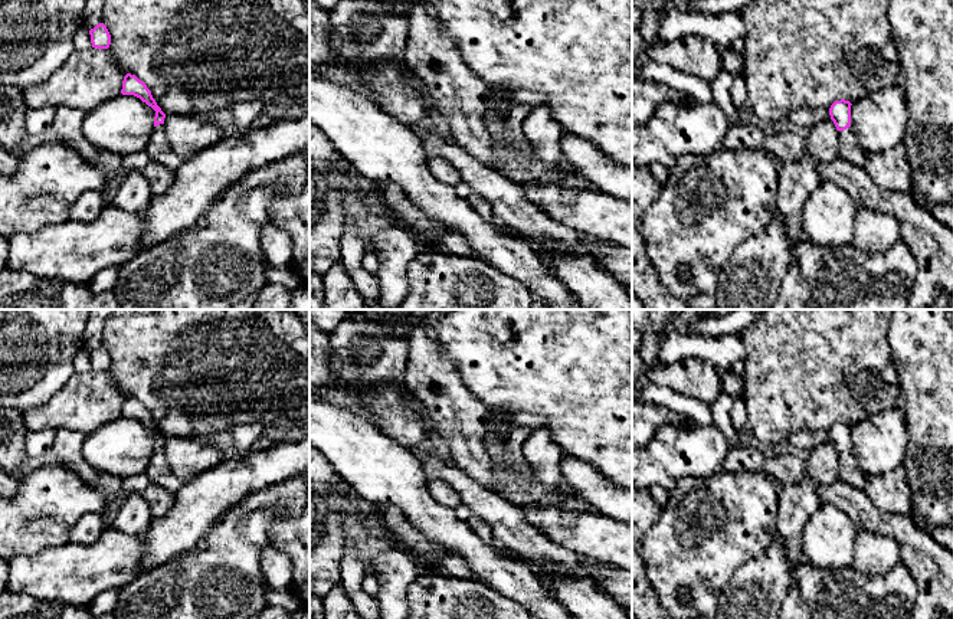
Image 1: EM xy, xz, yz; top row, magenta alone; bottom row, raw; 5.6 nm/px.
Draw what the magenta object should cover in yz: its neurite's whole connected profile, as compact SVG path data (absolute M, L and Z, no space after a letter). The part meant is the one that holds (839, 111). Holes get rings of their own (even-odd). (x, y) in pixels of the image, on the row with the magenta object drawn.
M845 99L835 101L829 108L829 115L838 130L839 157L864 168L865 151L851 125L851 105L852 104Z

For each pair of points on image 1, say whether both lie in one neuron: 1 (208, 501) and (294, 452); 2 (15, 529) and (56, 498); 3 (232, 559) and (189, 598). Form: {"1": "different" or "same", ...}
{"1": "same", "2": "same", "3": "same"}

